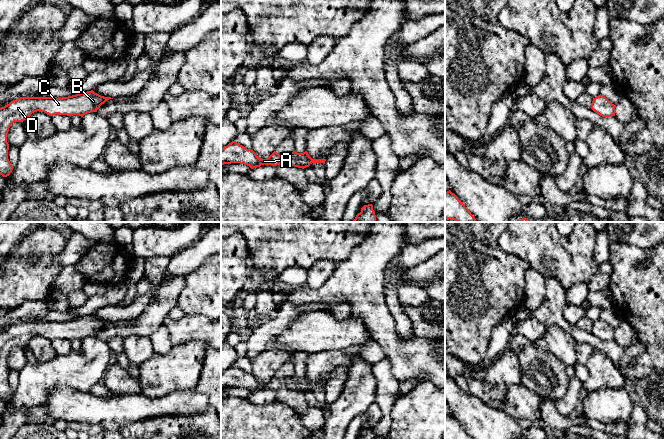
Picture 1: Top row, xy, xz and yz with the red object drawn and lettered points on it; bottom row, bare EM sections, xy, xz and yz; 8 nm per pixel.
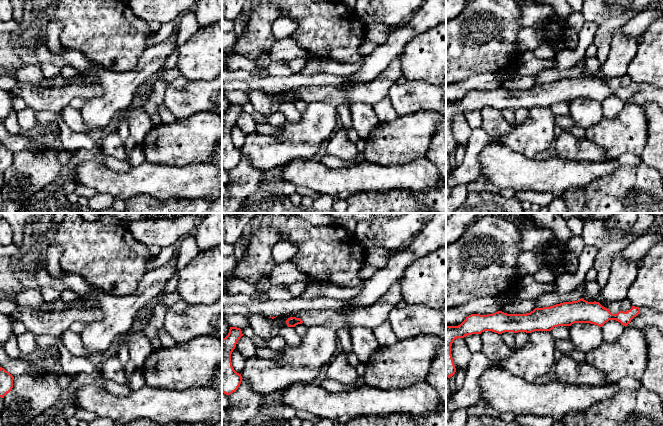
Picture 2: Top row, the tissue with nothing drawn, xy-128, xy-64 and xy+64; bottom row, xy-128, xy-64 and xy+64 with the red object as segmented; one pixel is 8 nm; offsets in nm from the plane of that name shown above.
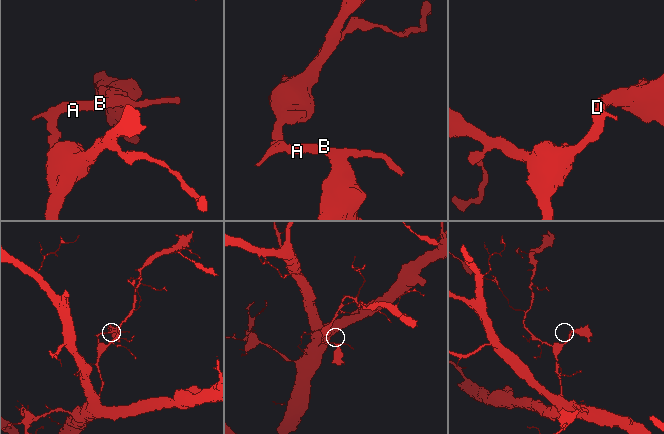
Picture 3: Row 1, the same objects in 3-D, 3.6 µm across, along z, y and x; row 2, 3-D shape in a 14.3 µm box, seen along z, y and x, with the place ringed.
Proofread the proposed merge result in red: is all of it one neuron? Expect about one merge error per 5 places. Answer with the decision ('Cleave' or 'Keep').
Keep

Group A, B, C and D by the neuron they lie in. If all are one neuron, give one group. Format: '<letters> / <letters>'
A B C D

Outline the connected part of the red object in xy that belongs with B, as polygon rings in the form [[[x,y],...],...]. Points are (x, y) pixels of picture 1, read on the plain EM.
[[[93,314],[68,321],[20,321],[0,332],[0,399],[7,401],[13,394],[8,383],[9,368],[7,358],[14,346],[28,344],[32,337],[40,335],[49,340],[79,339],[97,336],[111,321],[104,321]]]

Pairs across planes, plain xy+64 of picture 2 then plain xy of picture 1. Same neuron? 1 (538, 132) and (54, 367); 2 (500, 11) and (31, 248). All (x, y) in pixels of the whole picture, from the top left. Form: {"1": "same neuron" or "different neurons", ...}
{"1": "same neuron", "2": "same neuron"}

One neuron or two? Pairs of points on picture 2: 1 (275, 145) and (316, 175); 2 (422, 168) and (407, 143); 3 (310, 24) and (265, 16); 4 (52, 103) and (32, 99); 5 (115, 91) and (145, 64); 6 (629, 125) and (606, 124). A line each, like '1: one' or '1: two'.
1: two
2: two
3: two
4: one
5: one
6: one

